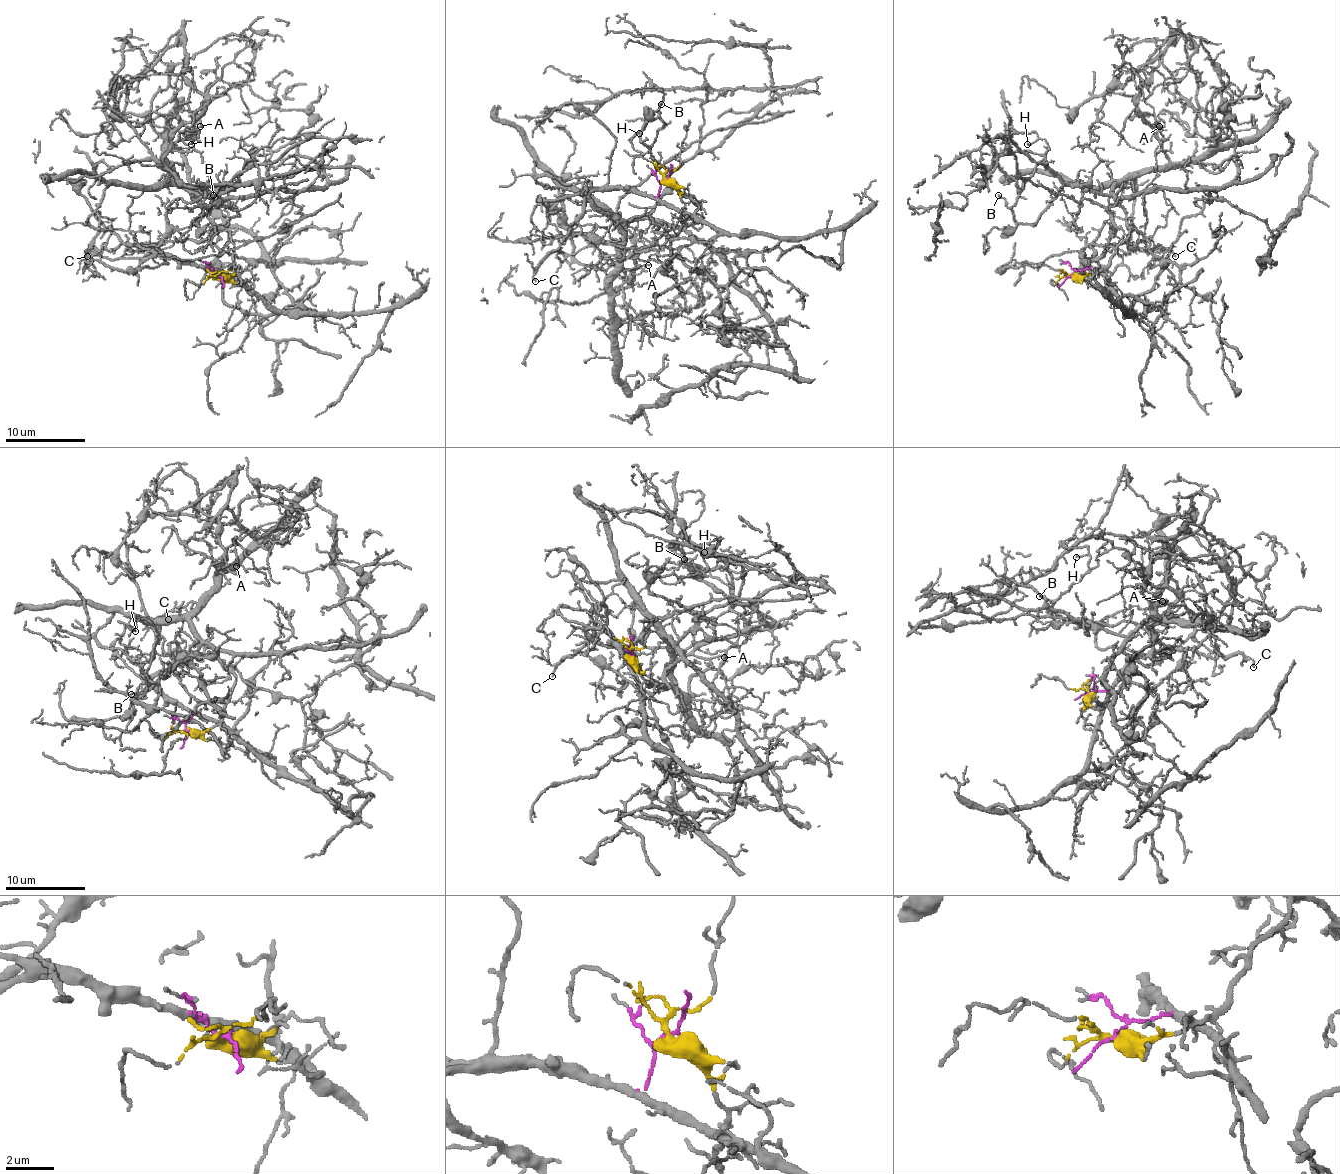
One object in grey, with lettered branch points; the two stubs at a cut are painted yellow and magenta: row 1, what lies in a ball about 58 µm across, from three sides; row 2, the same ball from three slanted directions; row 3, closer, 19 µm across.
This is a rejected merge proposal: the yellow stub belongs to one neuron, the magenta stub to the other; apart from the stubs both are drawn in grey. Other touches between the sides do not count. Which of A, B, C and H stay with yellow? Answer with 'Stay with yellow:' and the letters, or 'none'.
Stay with yellow: A, B, H

